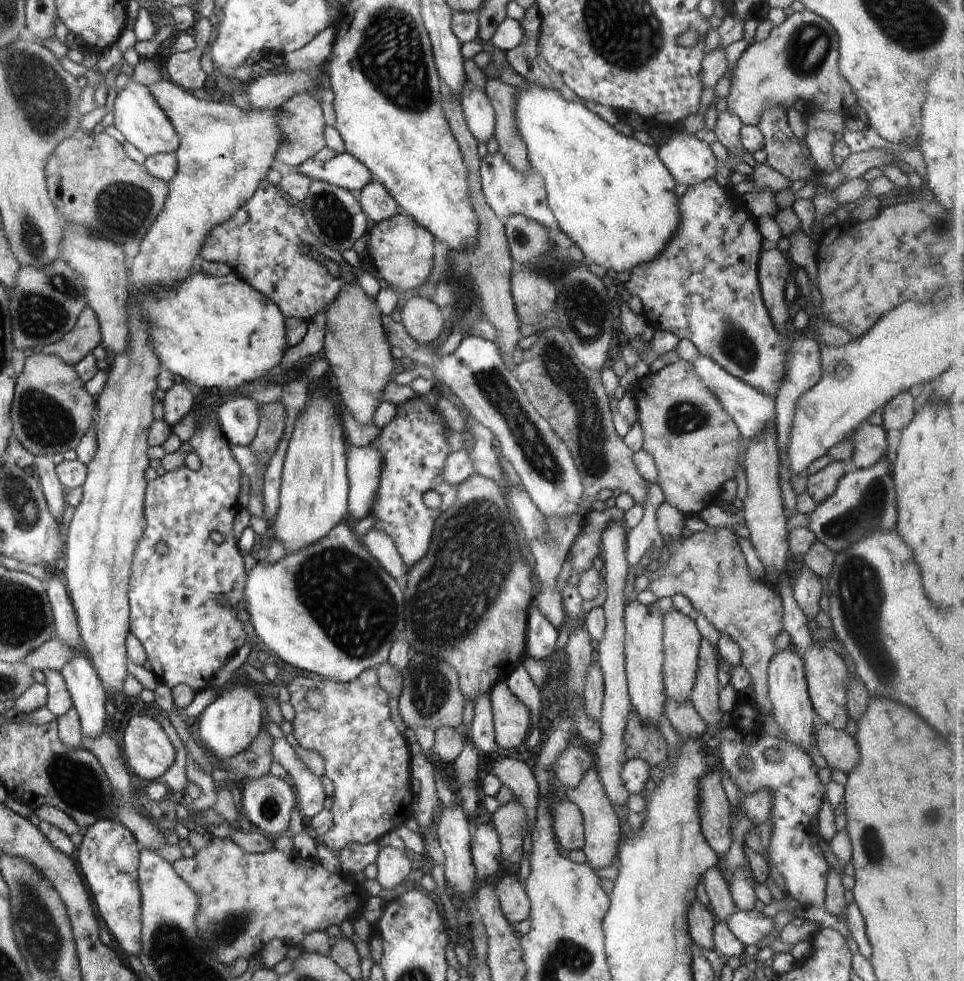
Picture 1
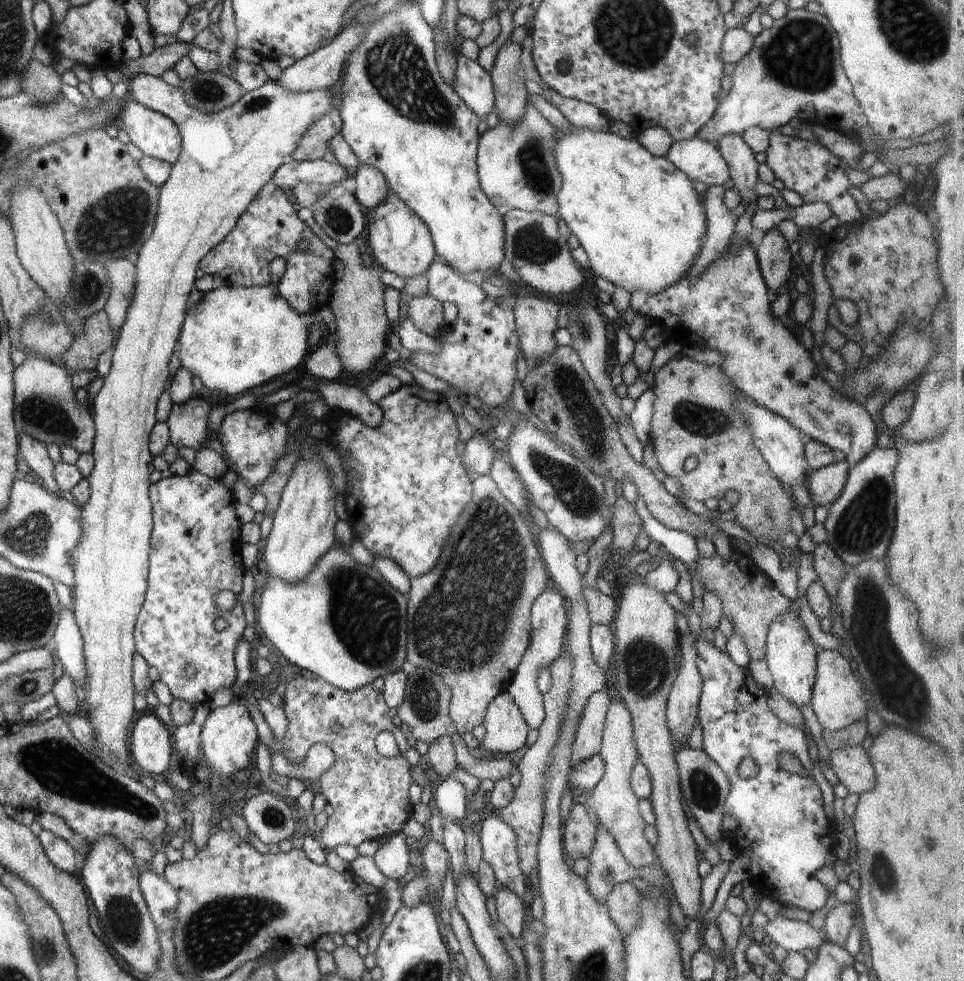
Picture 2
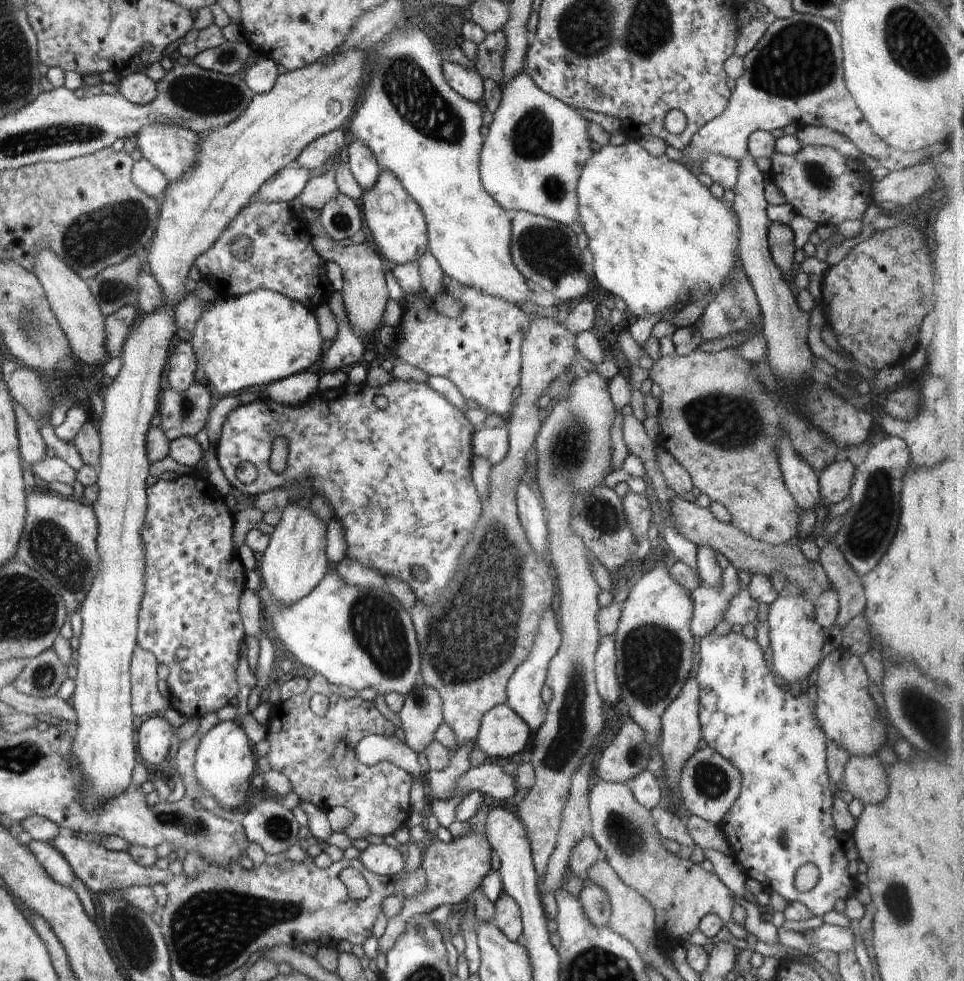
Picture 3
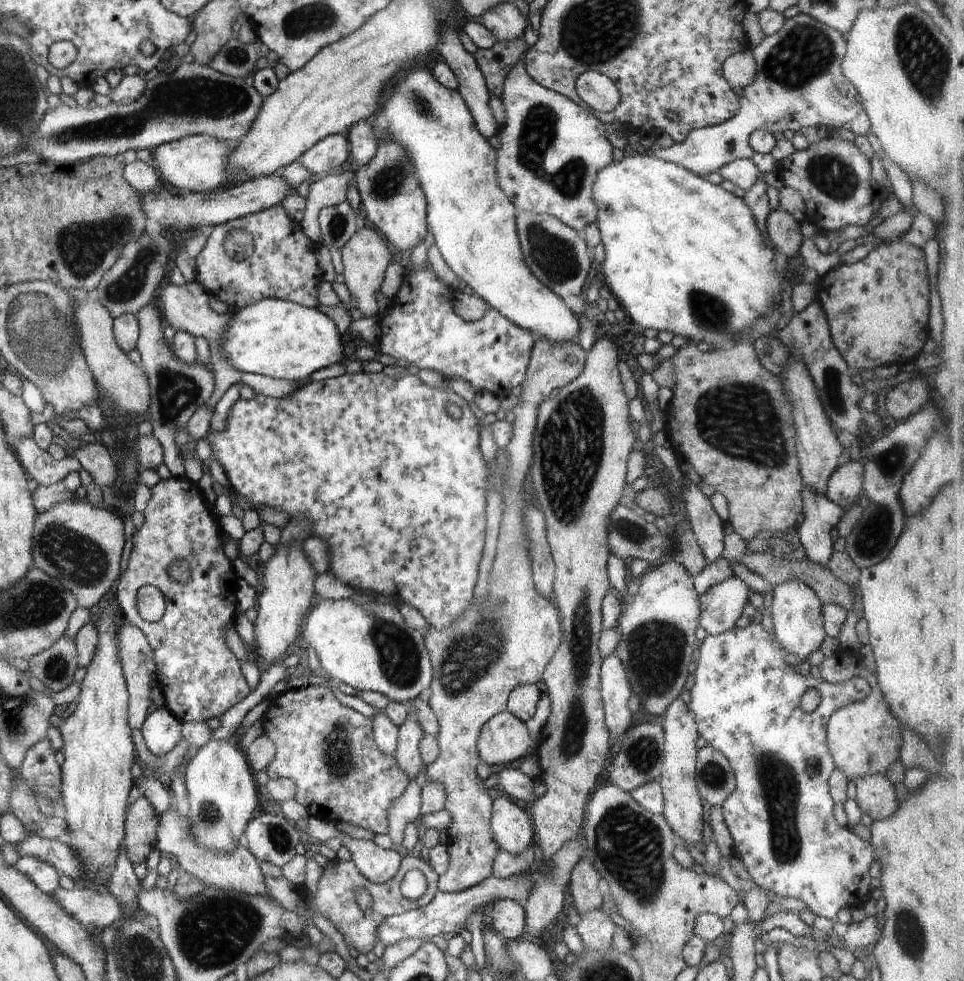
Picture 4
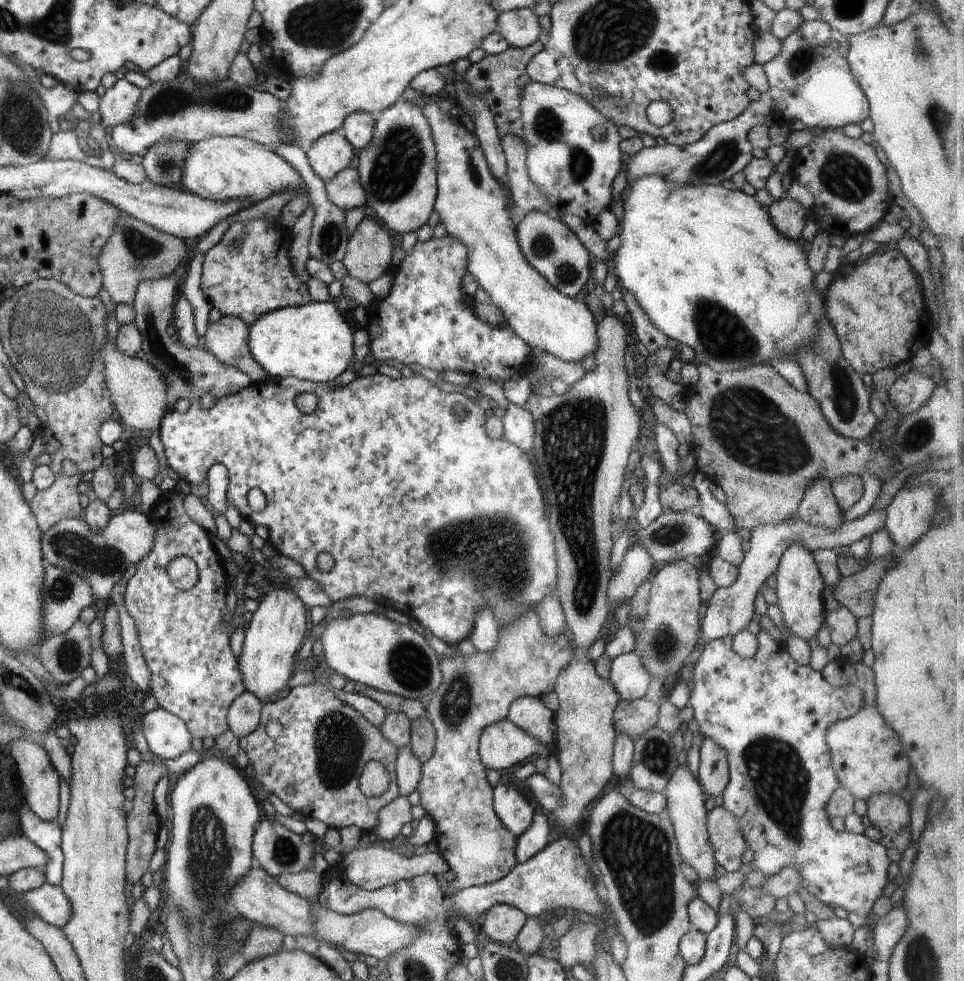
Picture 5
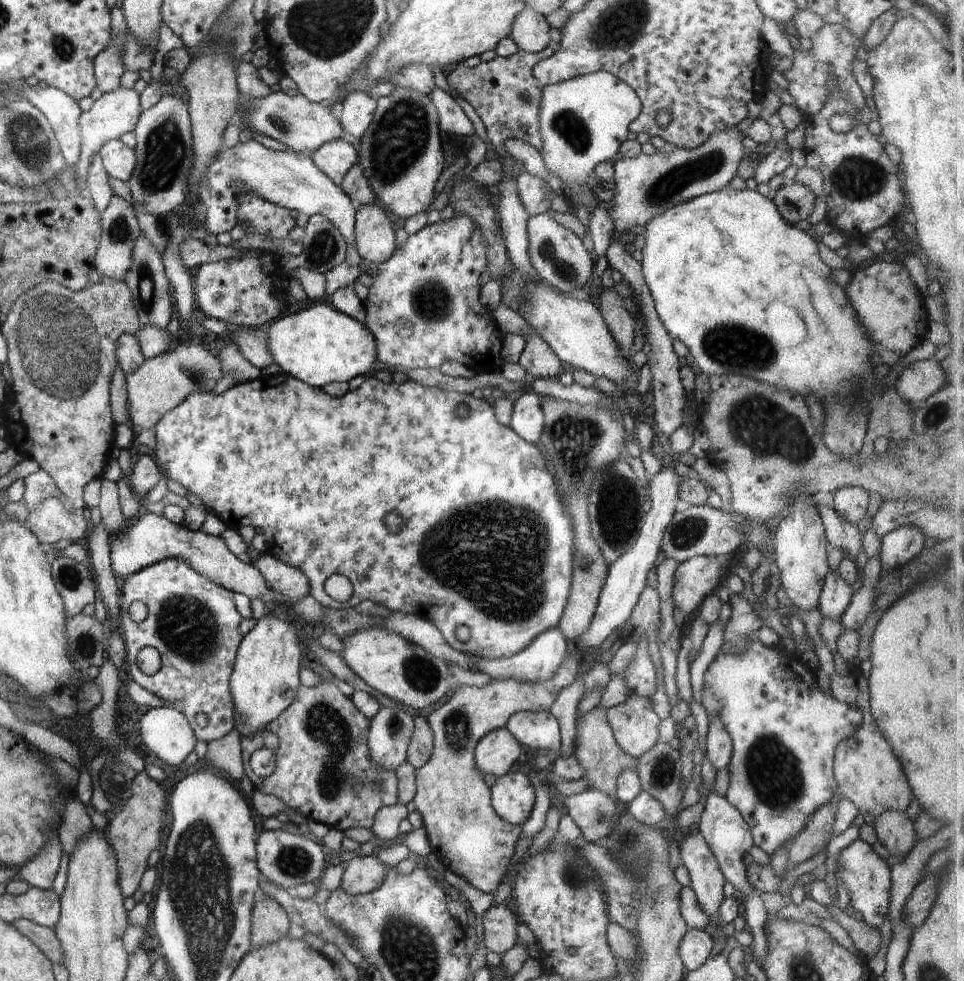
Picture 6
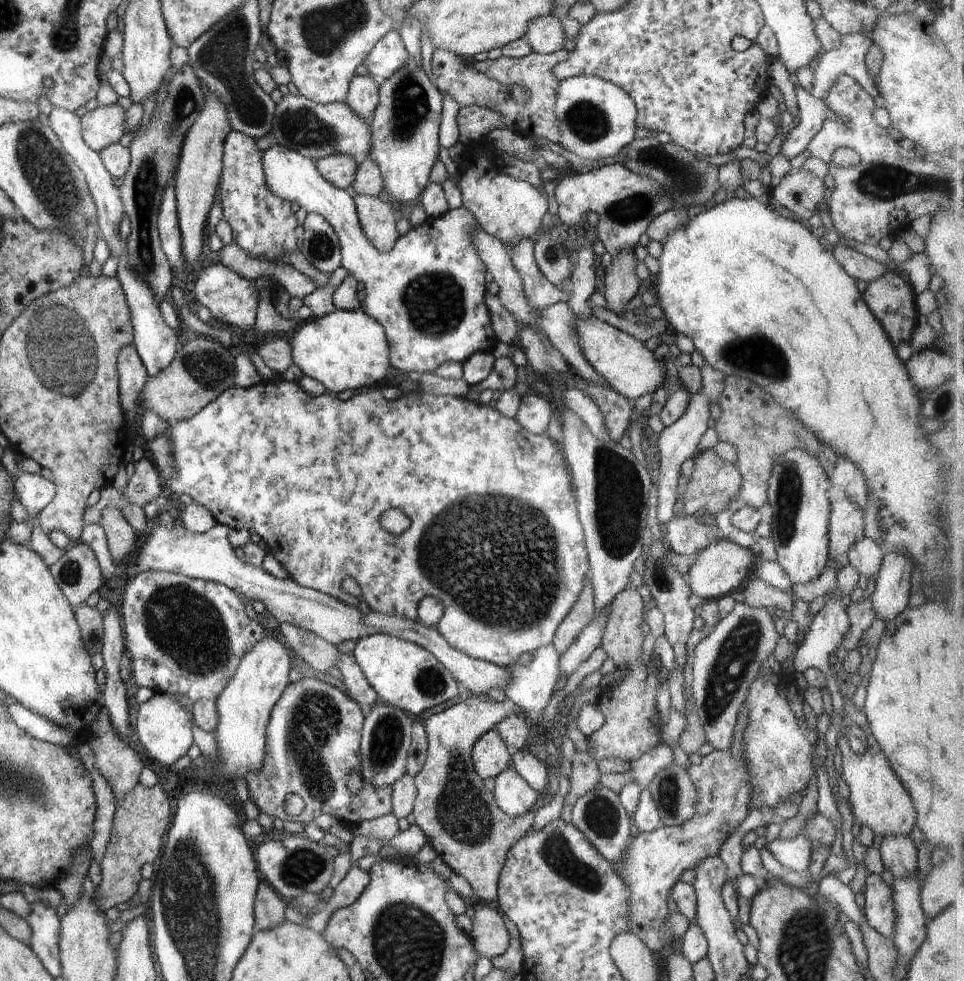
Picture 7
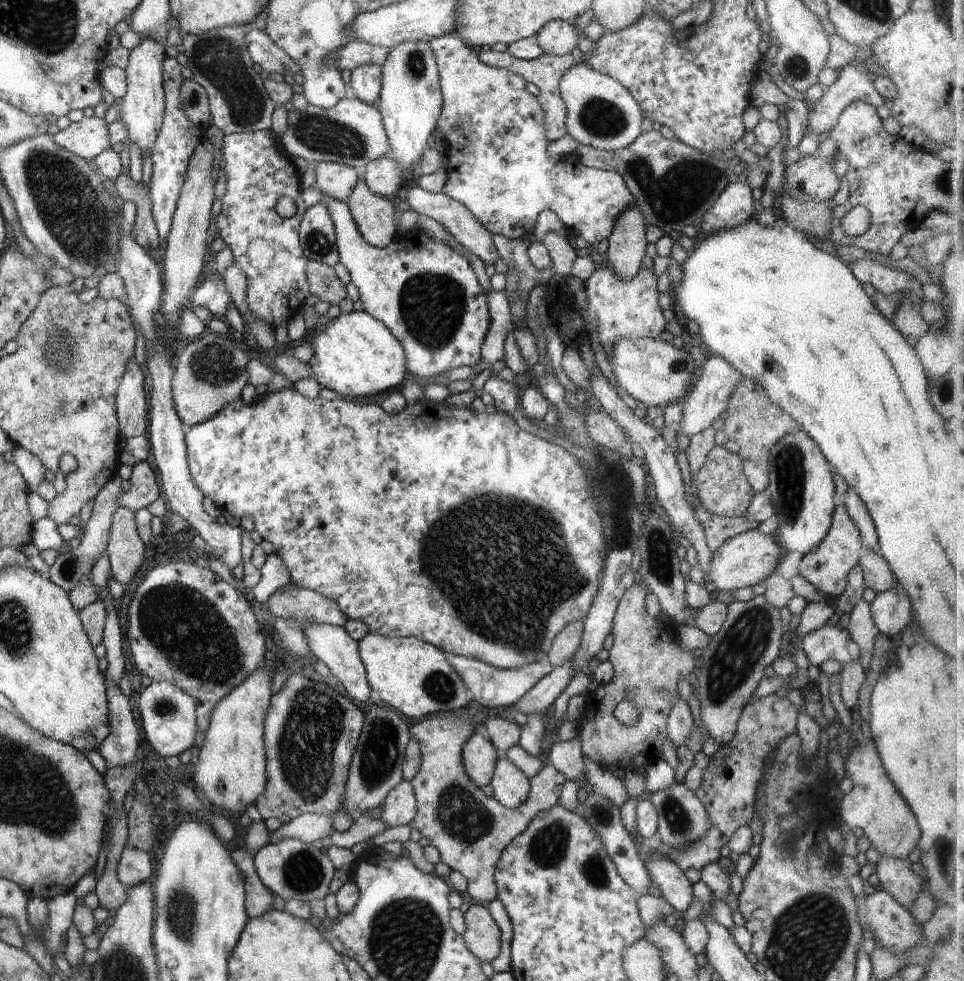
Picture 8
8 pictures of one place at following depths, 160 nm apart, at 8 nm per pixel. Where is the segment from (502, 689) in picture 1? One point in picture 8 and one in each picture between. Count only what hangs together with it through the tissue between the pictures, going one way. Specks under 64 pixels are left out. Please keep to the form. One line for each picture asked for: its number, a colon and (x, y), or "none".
2: (505, 728)
3: (502, 733)
4: (504, 738)
5: (503, 744)
6: (495, 753)
7: (490, 755)
8: (478, 755)

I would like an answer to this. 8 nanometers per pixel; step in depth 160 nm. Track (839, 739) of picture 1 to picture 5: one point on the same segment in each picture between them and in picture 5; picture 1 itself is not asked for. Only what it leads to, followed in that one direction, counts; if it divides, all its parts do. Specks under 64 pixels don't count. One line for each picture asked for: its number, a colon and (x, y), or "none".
2: (851, 765)
3: (865, 777)
4: (876, 796)
5: (889, 814)

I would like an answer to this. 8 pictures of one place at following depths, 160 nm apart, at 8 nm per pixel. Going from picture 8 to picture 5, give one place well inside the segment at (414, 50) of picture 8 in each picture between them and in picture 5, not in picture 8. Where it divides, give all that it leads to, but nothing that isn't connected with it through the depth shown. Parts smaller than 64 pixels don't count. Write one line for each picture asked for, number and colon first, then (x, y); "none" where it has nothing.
5: (397, 161)
6: (402, 154)
7: (405, 111)

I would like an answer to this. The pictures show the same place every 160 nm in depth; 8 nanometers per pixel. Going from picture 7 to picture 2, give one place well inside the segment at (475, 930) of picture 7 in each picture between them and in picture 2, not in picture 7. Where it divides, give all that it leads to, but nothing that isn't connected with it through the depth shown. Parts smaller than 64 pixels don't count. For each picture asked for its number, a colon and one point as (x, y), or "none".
2: (511, 912)
3: (507, 918)
4: (506, 917)
5: (502, 923)
6: (498, 924)

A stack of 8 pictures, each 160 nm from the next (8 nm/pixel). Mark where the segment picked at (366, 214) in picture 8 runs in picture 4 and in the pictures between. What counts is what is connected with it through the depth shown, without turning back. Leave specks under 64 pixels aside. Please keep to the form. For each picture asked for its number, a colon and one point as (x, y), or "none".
4: (365, 257)
5: (369, 249)
6: (375, 240)
7: (377, 218)

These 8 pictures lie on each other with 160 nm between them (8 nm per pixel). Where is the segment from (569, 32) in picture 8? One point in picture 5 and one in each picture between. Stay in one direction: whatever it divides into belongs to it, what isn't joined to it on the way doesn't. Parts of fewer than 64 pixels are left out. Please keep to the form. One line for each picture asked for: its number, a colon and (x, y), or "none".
5: (520, 27)
6: (530, 30)
7: (545, 34)

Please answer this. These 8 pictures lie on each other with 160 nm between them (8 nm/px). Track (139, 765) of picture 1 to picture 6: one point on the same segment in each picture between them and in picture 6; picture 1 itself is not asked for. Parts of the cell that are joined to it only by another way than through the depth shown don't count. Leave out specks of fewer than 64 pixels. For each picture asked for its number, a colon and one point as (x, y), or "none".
2: (151, 745)
3: (154, 733)
4: (161, 732)
5: (167, 736)
6: (166, 731)

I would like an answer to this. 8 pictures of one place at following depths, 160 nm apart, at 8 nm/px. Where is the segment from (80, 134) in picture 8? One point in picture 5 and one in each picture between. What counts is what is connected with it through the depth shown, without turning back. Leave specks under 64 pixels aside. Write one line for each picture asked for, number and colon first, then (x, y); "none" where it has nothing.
5: (117, 105)
6: (115, 113)
7: (104, 126)

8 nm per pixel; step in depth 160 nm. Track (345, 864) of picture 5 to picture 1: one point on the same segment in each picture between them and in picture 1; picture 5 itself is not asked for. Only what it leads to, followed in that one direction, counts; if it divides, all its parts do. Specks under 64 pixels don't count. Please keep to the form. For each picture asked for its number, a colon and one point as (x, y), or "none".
1: (394, 866)
2: (392, 858)
3: (383, 860)
4: (378, 865)

